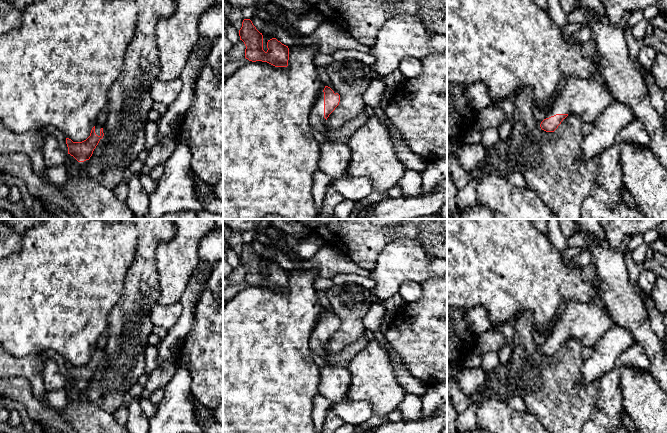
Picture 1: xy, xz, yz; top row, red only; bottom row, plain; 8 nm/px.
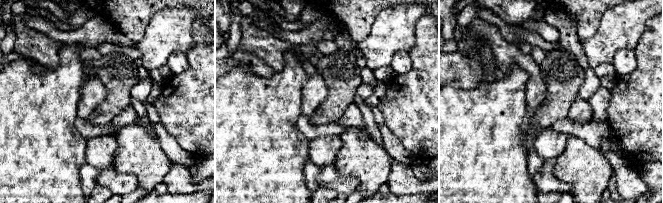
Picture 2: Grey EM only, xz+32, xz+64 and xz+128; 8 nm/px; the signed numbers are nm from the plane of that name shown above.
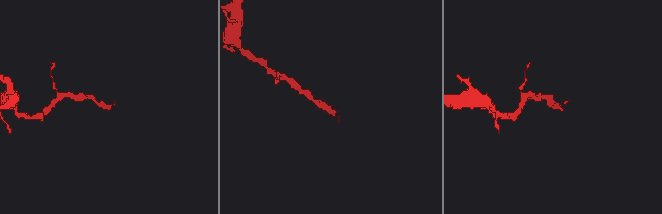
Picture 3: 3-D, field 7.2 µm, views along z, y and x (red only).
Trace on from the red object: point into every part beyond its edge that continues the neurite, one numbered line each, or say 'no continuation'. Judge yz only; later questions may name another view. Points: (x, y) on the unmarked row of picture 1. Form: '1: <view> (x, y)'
1: yz (586, 322)

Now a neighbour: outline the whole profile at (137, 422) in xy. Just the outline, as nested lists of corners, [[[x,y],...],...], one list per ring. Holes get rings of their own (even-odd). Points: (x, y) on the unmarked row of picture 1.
[[[129,398],[126,402],[128,419],[126,428],[130,433],[149,433],[149,418],[145,416],[139,404],[139,399]]]

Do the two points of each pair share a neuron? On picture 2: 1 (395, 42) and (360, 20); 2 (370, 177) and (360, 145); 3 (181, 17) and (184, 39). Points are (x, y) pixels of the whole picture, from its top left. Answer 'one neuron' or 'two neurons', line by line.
1: two neurons
2: one neuron
3: one neuron

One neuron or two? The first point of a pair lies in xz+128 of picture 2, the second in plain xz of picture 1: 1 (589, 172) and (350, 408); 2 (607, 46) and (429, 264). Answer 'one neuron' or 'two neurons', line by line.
1: two neurons
2: one neuron

